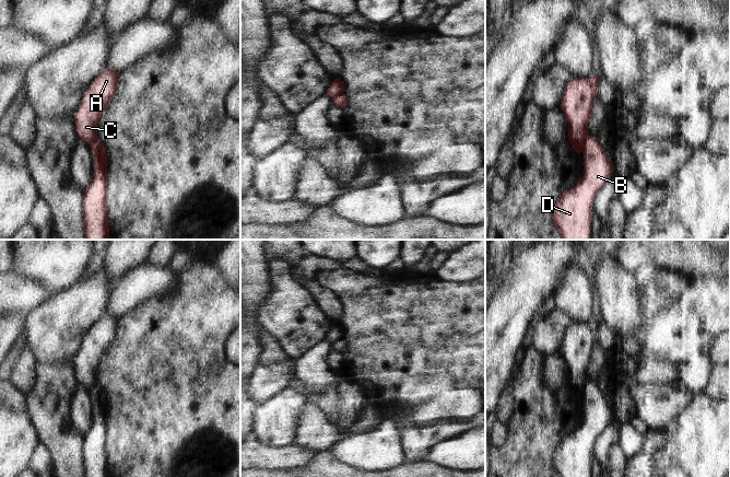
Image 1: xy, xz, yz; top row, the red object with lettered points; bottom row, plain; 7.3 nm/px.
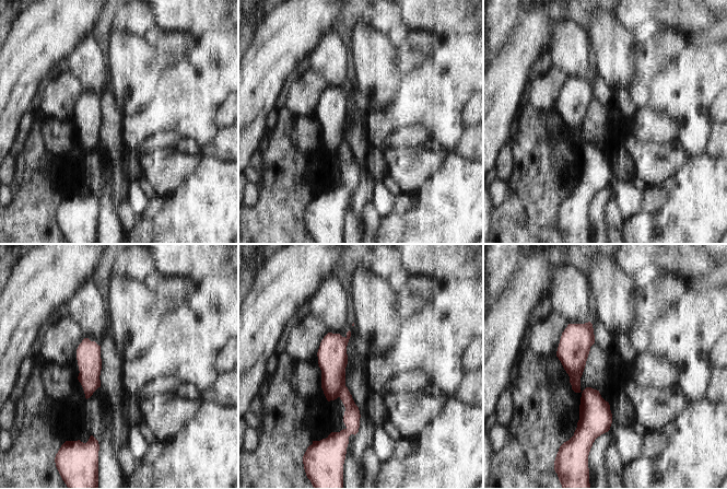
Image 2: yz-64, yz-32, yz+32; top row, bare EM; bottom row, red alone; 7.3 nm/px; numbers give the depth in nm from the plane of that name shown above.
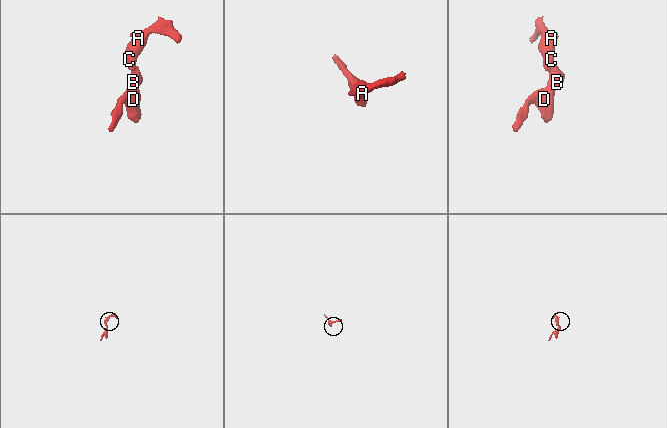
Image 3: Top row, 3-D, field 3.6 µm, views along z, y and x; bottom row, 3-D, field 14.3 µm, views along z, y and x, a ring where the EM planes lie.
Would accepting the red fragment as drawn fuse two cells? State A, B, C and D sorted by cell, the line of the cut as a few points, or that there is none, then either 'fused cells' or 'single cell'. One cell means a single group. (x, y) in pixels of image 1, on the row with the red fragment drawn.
A C / B D | yz (588, 136), (585, 148), (581, 151) | fused cells

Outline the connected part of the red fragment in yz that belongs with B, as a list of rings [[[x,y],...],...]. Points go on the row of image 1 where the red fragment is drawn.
[[[588,136],[582,151],[585,158],[585,176],[579,177],[577,185],[562,193],[553,209],[553,220],[562,240],[590,240],[592,203],[598,190],[608,182],[614,166],[599,143],[598,138]]]

